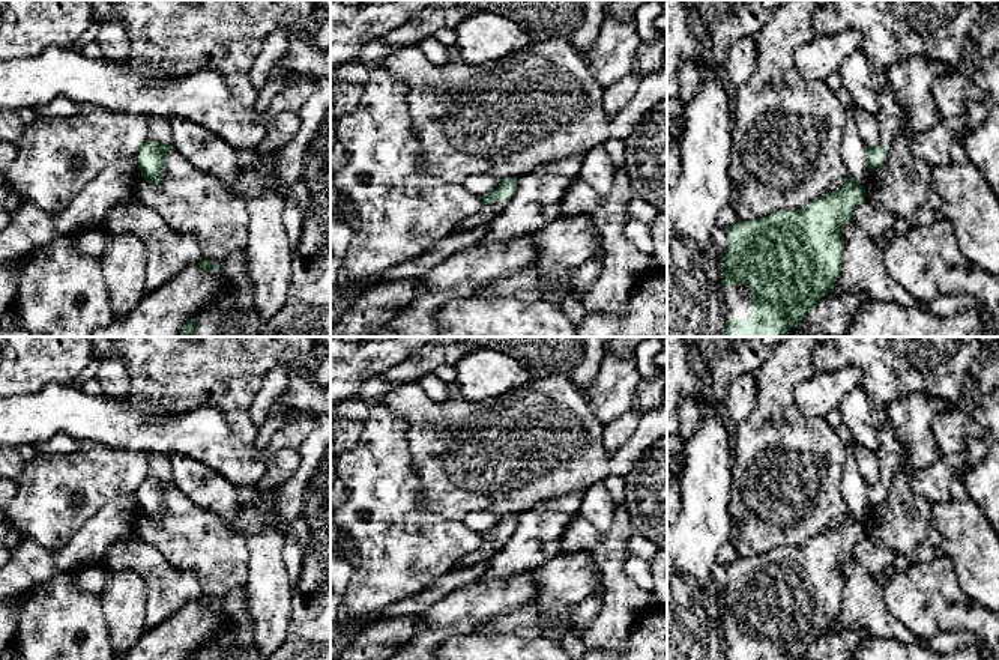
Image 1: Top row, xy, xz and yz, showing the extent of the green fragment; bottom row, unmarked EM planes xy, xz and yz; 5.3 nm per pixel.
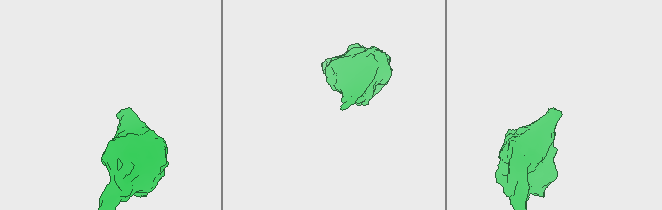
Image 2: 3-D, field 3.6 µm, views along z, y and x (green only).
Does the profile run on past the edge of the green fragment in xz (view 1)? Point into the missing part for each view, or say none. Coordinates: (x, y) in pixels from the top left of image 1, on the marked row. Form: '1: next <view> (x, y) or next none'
1: next xz (488, 212)

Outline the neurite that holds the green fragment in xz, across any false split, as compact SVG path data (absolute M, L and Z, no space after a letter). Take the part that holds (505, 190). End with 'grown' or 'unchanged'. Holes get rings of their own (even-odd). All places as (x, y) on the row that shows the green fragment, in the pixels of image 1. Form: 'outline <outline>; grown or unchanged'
outline M502 179L494 191L482 197L482 207L479 212L464 218L457 224L458 229L469 230L481 224L491 224L499 213L508 206L509 200L515 195L517 179Z; grown

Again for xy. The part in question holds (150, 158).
outline M149 116L149 134L140 150L135 153L135 161L144 180L156 186L164 174L165 155L171 149L171 122L159 116Z; grown

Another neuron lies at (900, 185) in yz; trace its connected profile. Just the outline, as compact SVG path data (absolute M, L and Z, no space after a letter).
M903 132L894 138L886 161L871 173L865 200L894 219L903 218L912 227L924 227L934 221L928 201L933 167L912 155L910 141Z

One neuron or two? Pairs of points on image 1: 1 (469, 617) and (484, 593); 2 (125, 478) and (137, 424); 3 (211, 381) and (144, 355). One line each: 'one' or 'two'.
1: one
2: two
3: one

